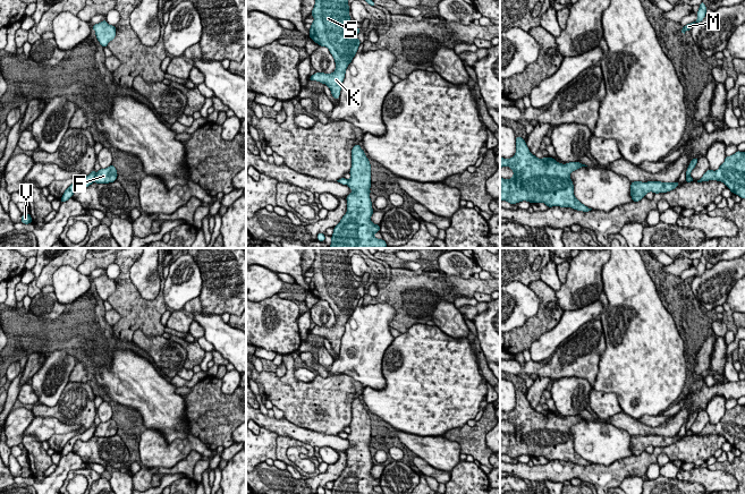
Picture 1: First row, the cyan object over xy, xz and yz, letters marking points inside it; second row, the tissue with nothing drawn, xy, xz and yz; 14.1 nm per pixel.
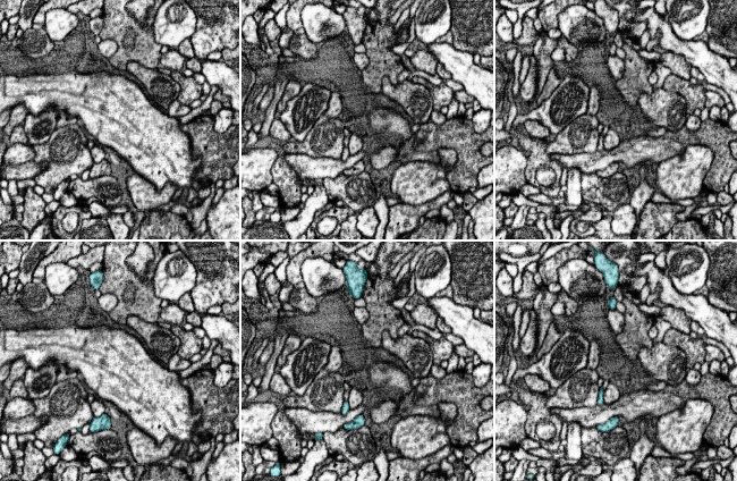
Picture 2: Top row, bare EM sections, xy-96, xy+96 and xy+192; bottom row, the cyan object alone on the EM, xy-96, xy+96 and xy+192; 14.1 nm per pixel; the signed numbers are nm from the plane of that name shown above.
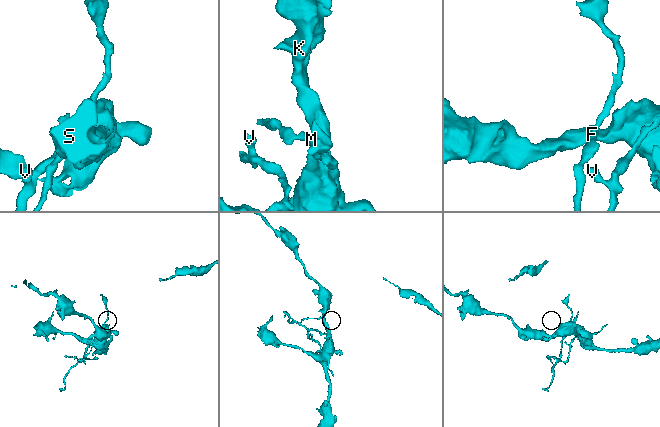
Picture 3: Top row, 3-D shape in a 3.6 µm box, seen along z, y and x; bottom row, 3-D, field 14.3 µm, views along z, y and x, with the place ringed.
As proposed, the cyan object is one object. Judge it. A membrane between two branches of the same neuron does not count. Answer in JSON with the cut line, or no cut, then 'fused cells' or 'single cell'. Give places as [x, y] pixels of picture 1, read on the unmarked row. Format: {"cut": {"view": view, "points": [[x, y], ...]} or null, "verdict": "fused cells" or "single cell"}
{"cut": {"view": "xy", "points": [[96, 427], [93, 435]]}, "verdict": "fused cells"}

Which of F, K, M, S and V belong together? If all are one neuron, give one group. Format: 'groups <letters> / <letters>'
groups F K S / M V

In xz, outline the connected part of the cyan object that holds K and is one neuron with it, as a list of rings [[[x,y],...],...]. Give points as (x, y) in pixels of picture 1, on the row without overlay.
[[[313,248],[315,253],[311,269],[314,275],[311,278],[310,292],[321,300],[329,303],[332,308],[336,323],[331,327],[315,326],[308,334],[325,338],[332,350],[338,354],[341,338],[348,318],[357,307],[361,295],[357,282],[350,274],[348,252],[358,249],[369,258],[375,261],[369,248]]]

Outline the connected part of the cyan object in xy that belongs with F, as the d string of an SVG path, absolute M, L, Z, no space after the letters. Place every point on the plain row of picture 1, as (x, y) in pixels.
M111 418L105 423L100 423L95 428L94 436L96 437L109 437L117 434L118 427L116 421Z

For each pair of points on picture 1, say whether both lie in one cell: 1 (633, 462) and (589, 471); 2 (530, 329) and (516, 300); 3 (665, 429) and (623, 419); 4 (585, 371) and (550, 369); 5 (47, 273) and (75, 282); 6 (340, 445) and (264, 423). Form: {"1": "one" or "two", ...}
{"1": "one", "2": "two", "3": "one", "4": "one", "5": "two", "6": "one"}

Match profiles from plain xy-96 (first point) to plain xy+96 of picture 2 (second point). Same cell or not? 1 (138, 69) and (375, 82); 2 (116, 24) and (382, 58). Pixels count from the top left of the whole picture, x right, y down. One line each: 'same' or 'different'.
1: different
2: same

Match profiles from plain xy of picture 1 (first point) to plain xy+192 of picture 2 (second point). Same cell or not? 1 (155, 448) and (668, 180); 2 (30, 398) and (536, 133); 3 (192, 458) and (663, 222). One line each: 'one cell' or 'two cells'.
1: one cell
2: one cell
3: one cell

